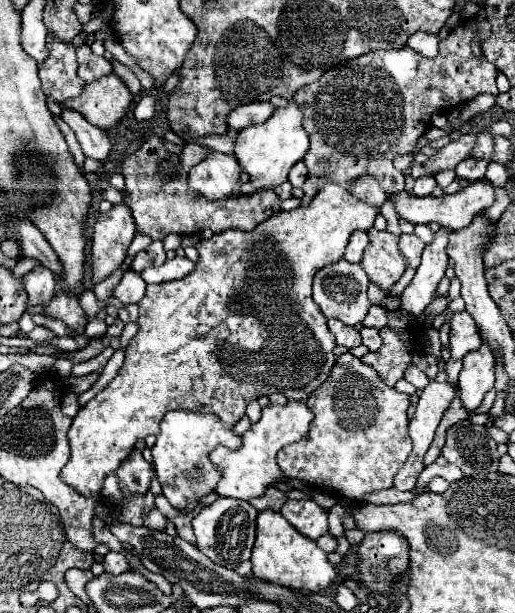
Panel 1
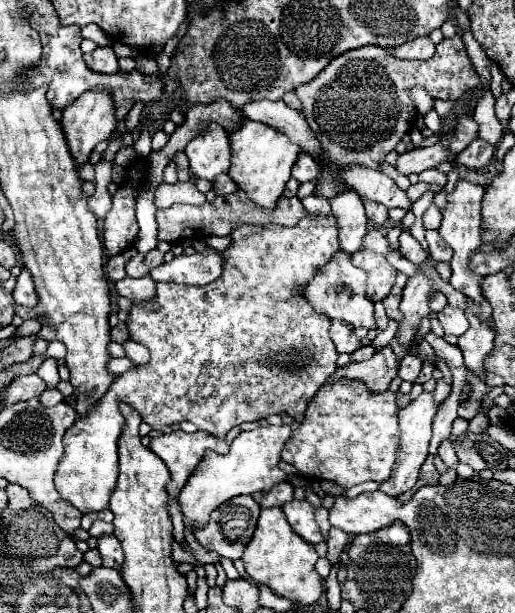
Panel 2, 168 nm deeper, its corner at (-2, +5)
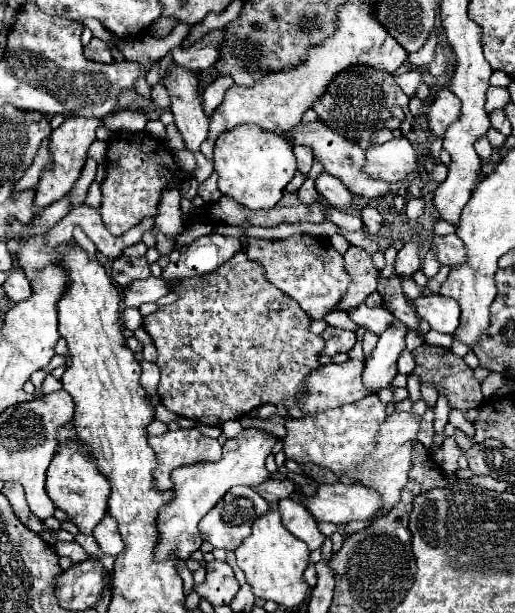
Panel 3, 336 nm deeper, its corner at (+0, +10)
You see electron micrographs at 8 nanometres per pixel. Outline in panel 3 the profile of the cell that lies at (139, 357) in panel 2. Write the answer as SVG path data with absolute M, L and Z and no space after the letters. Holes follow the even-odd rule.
M140 362L142 366L142 376L140 376L140 386L148 392L148 394L156 394L156 386L160 380L160 370L156 364L152 362Z

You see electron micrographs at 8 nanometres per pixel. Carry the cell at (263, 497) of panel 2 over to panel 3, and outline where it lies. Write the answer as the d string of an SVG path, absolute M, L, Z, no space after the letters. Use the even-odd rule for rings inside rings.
M270 478L270 480L254 486L254 490L266 502L278 502L282 498L290 498L290 494L294 492L294 482L292 480L276 480L276 478Z

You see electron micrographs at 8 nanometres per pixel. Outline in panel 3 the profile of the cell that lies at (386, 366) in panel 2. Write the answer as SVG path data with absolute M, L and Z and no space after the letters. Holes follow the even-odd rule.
M364 360L320 366L308 376L308 396L304 396L304 414L338 408L348 402L370 396L362 382Z

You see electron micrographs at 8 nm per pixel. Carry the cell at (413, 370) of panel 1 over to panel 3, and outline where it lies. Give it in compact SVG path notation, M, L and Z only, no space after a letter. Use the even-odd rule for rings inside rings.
M404 350L404 352L400 354L400 358L398 358L398 372L408 376L408 374L414 370L414 366L416 366L416 362L414 362L414 356L412 356L412 352Z

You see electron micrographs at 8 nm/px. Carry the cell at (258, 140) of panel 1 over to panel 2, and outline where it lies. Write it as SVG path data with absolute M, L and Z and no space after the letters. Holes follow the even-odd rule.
M246 119L238 131L230 135L230 179L242 189L250 201L262 207L274 207L282 197L284 185L290 179L290 169L300 155L300 147L294 145L284 133L270 129L268 125Z

